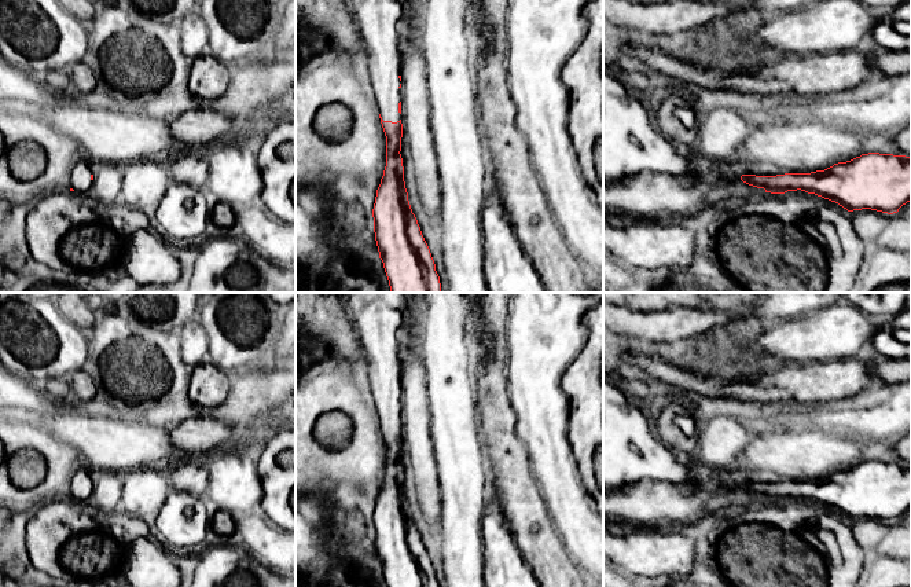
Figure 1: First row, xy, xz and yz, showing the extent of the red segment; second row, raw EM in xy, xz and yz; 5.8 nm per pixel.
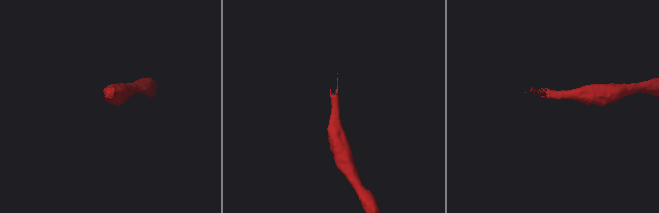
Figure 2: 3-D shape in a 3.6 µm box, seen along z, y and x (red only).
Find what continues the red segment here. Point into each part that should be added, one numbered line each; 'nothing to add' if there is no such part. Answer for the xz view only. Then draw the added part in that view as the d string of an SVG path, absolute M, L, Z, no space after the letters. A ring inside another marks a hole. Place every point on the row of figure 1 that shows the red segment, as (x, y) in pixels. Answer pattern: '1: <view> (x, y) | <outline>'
1: xz (377, 21) | M344 0L367 54L371 84L383 121L397 122L403 60L400 22L409 0Z

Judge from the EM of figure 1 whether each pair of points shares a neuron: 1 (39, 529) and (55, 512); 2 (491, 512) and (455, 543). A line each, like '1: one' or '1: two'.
1: one
2: two

